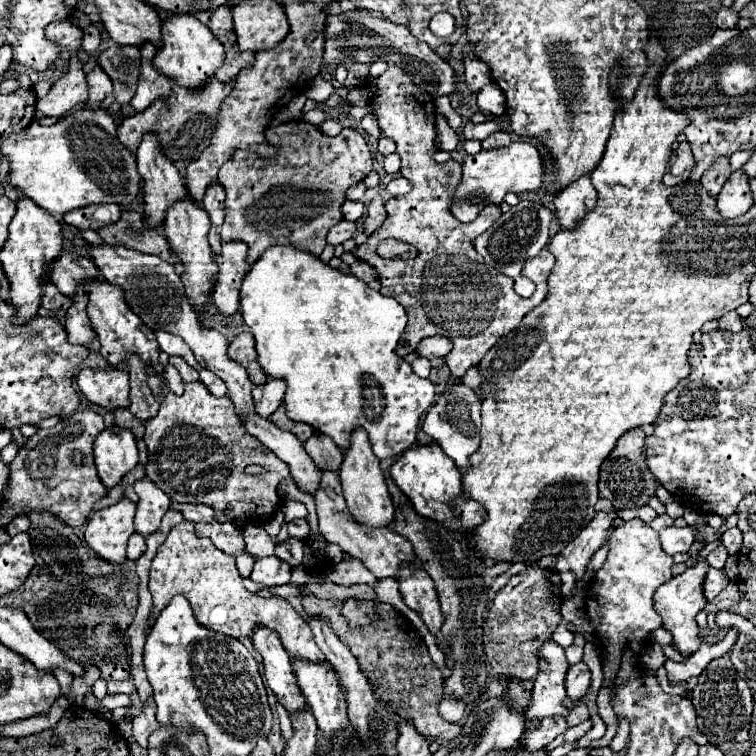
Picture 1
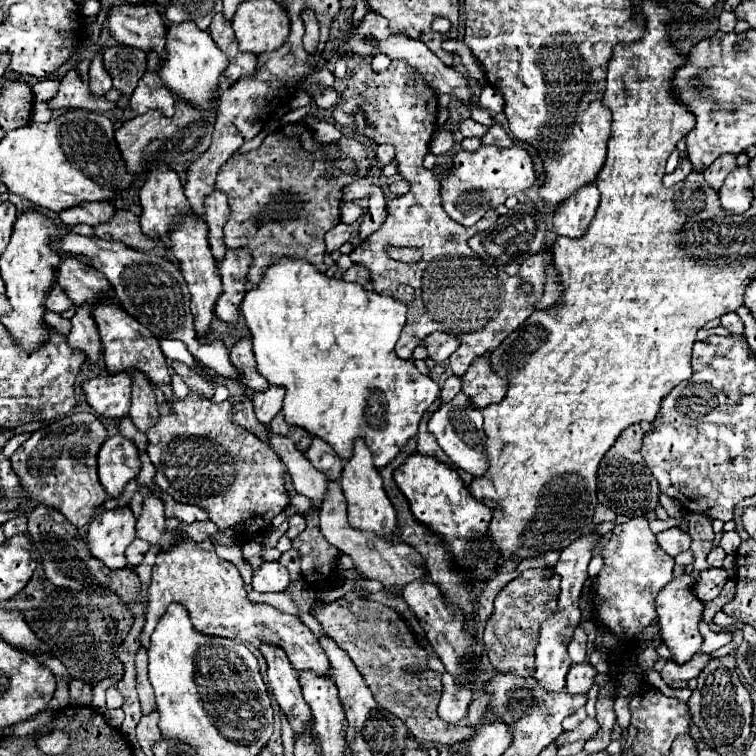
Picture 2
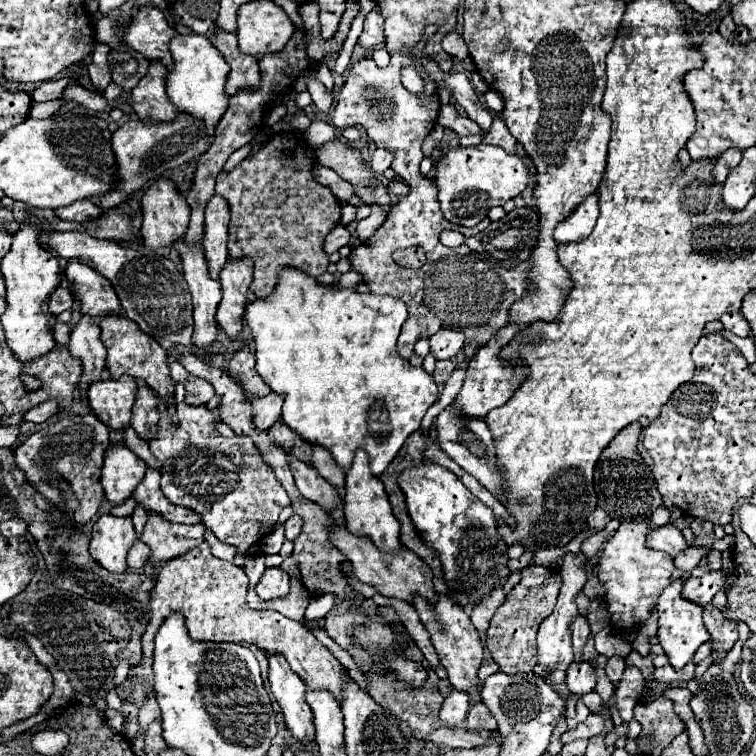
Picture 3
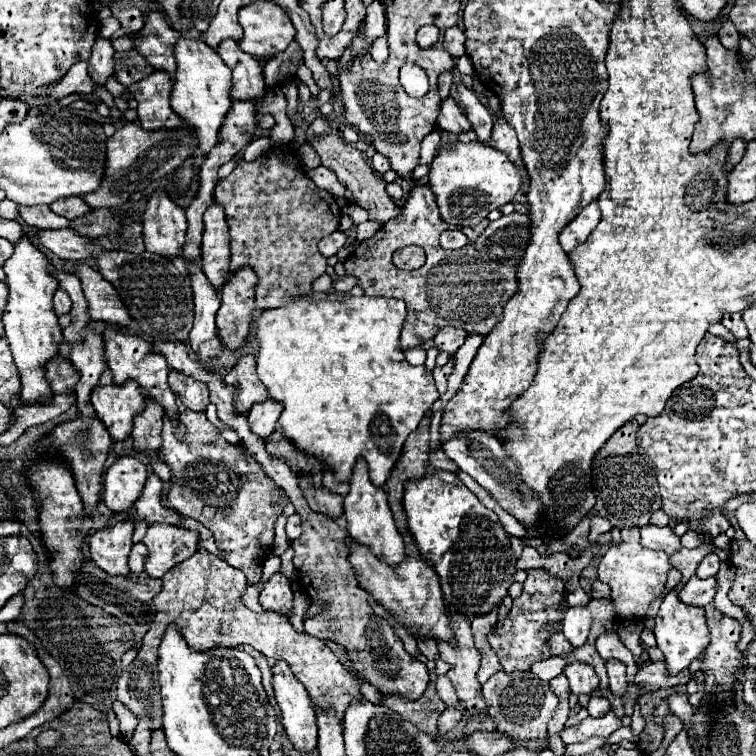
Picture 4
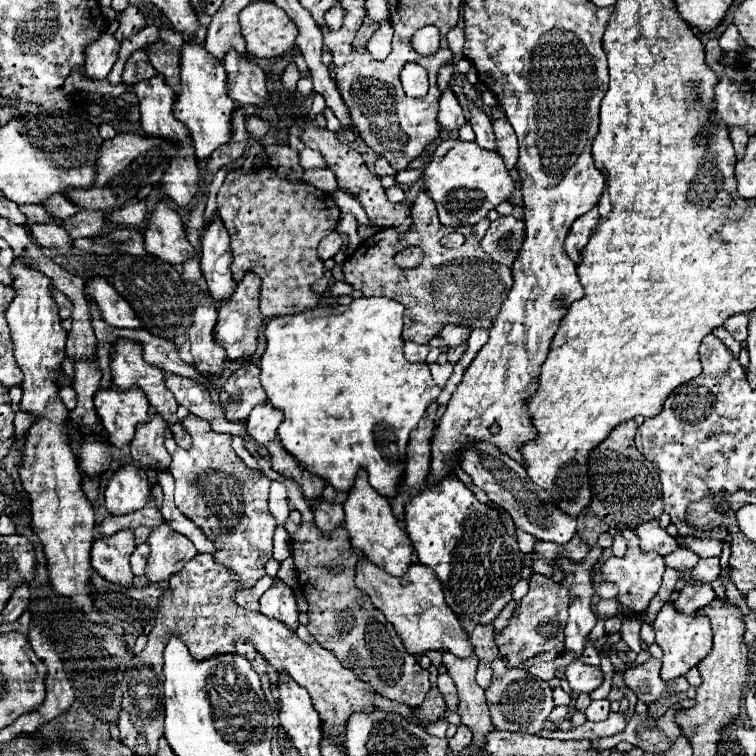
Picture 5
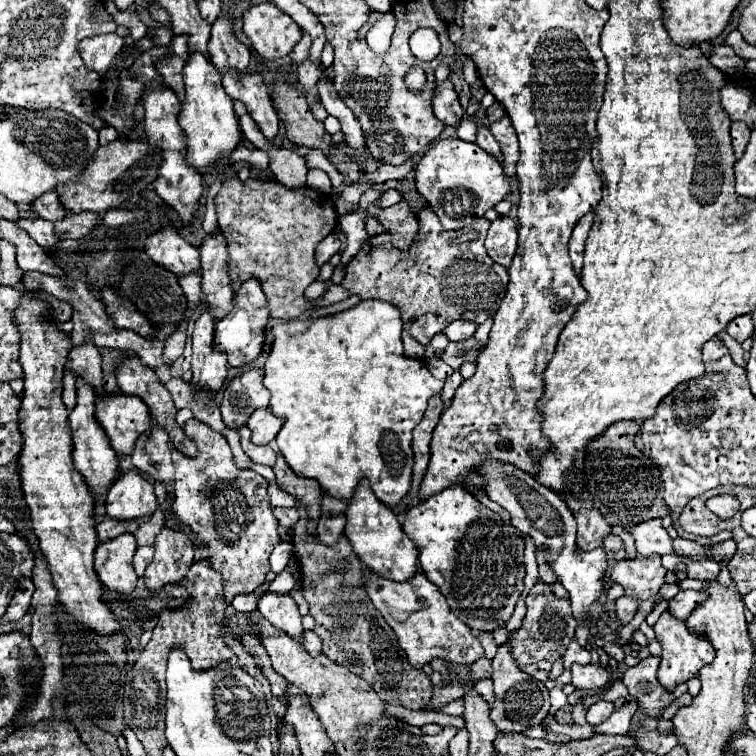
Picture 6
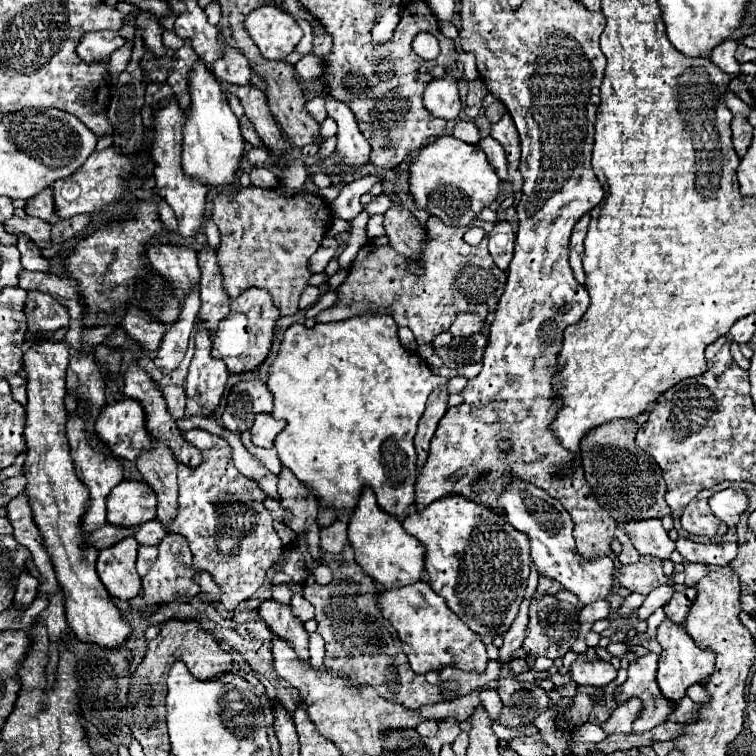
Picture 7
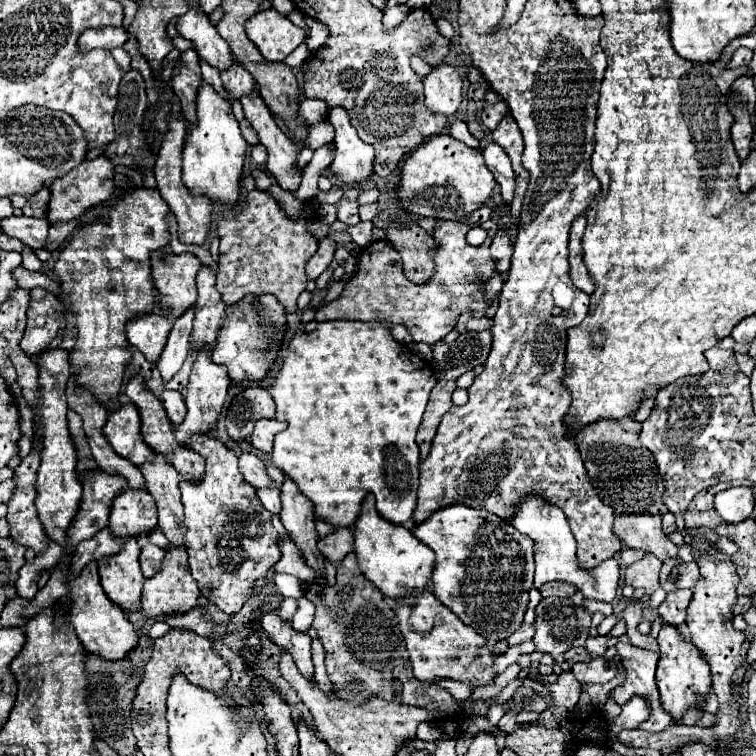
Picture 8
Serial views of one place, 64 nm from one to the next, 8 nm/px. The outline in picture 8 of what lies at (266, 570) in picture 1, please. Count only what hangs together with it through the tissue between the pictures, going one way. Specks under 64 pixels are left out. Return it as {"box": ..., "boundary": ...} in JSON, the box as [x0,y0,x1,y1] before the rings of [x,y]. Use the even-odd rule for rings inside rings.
{"box":[260,612,314,680],"boundary":[[[266,612],[260,618],[262,622],[262,630],[264,634],[284,652],[292,654],[294,664],[298,666],[298,672],[308,678],[314,680],[314,664],[312,664],[312,652],[310,652],[310,636],[308,634],[298,634],[290,624],[282,622],[278,618],[278,614],[274,612]]]}

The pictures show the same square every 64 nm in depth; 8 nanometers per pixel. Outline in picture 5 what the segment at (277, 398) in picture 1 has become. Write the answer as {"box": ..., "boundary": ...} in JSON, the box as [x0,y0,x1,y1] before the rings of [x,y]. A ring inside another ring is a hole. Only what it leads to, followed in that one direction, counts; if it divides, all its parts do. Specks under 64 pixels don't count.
{"box":[246,404,282,444],"boundary":[[[262,404],[250,412],[246,428],[256,444],[268,444],[276,438],[280,422],[282,422],[282,412],[276,412],[270,404]]]}

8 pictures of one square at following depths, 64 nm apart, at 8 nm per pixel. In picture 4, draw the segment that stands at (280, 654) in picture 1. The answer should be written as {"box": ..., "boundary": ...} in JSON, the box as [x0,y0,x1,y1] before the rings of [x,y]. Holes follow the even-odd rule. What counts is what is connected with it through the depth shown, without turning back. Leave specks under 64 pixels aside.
{"box":[274,664,318,752],"boundary":[[[274,664],[274,696],[282,712],[282,726],[300,752],[312,752],[318,744],[316,708],[306,688],[292,676],[286,664]]]}

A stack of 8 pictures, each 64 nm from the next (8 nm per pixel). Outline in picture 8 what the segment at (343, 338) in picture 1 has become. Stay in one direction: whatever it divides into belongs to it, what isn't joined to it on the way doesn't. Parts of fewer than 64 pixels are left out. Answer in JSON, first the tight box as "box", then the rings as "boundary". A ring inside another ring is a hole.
{"box":[268,320,436,528],"boundary":[[[332,320],[332,322],[320,322],[318,328],[314,332],[300,332],[292,338],[290,346],[288,346],[288,356],[282,364],[282,370],[276,376],[274,386],[268,390],[276,402],[276,420],[284,420],[288,422],[288,428],[284,432],[280,432],[274,440],[274,450],[270,452],[272,456],[272,464],[276,468],[280,468],[290,480],[296,482],[298,490],[304,492],[304,496],[308,496],[308,500],[314,504],[314,512],[318,520],[324,520],[328,524],[332,524],[334,528],[354,528],[354,522],[360,514],[360,506],[366,498],[366,494],[374,494],[376,496],[376,510],[378,514],[392,522],[392,524],[406,524],[416,508],[416,490],[418,490],[418,476],[420,476],[420,450],[416,444],[416,430],[422,422],[422,414],[424,408],[428,404],[428,394],[430,388],[436,384],[434,378],[434,370],[422,360],[418,358],[414,352],[408,350],[408,354],[404,354],[402,346],[390,336],[390,330],[386,328],[384,322],[352,322],[352,320]]]}

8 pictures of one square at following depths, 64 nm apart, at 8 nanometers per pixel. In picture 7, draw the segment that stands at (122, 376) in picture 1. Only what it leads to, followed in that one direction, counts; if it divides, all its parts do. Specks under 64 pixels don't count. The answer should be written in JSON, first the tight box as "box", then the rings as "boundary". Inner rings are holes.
{"box":[96,400,154,460],"boundary":[[[122,400],[110,404],[96,422],[96,434],[112,450],[116,458],[136,460],[142,450],[152,450],[154,442],[144,432],[144,412],[136,400]]]}

